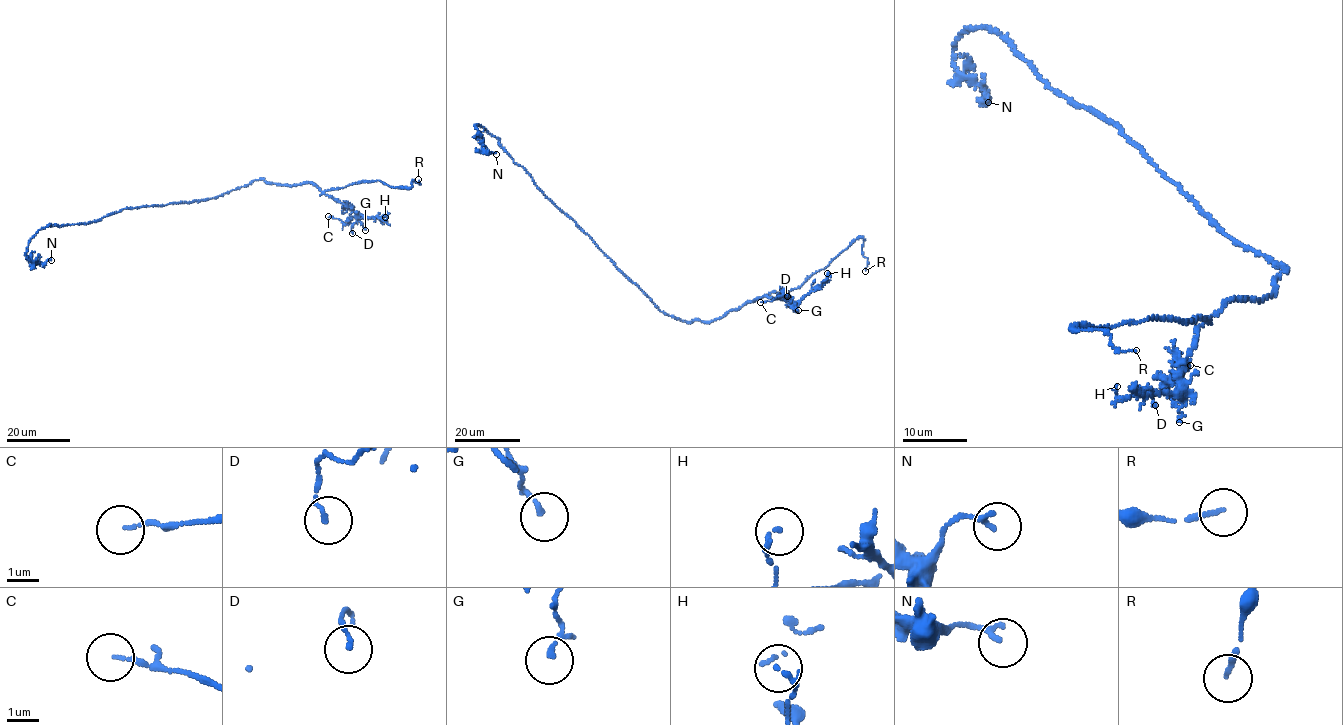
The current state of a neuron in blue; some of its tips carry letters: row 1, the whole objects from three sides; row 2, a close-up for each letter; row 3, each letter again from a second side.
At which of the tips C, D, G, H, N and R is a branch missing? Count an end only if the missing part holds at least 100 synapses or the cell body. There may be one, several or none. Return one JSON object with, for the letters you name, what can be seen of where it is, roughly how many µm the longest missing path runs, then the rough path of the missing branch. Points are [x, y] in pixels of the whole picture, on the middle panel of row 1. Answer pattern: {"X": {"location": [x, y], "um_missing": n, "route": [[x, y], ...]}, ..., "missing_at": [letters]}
{"R": {"location": [865, 271], "um_missing": 3}, "missing_at": ["R"]}

